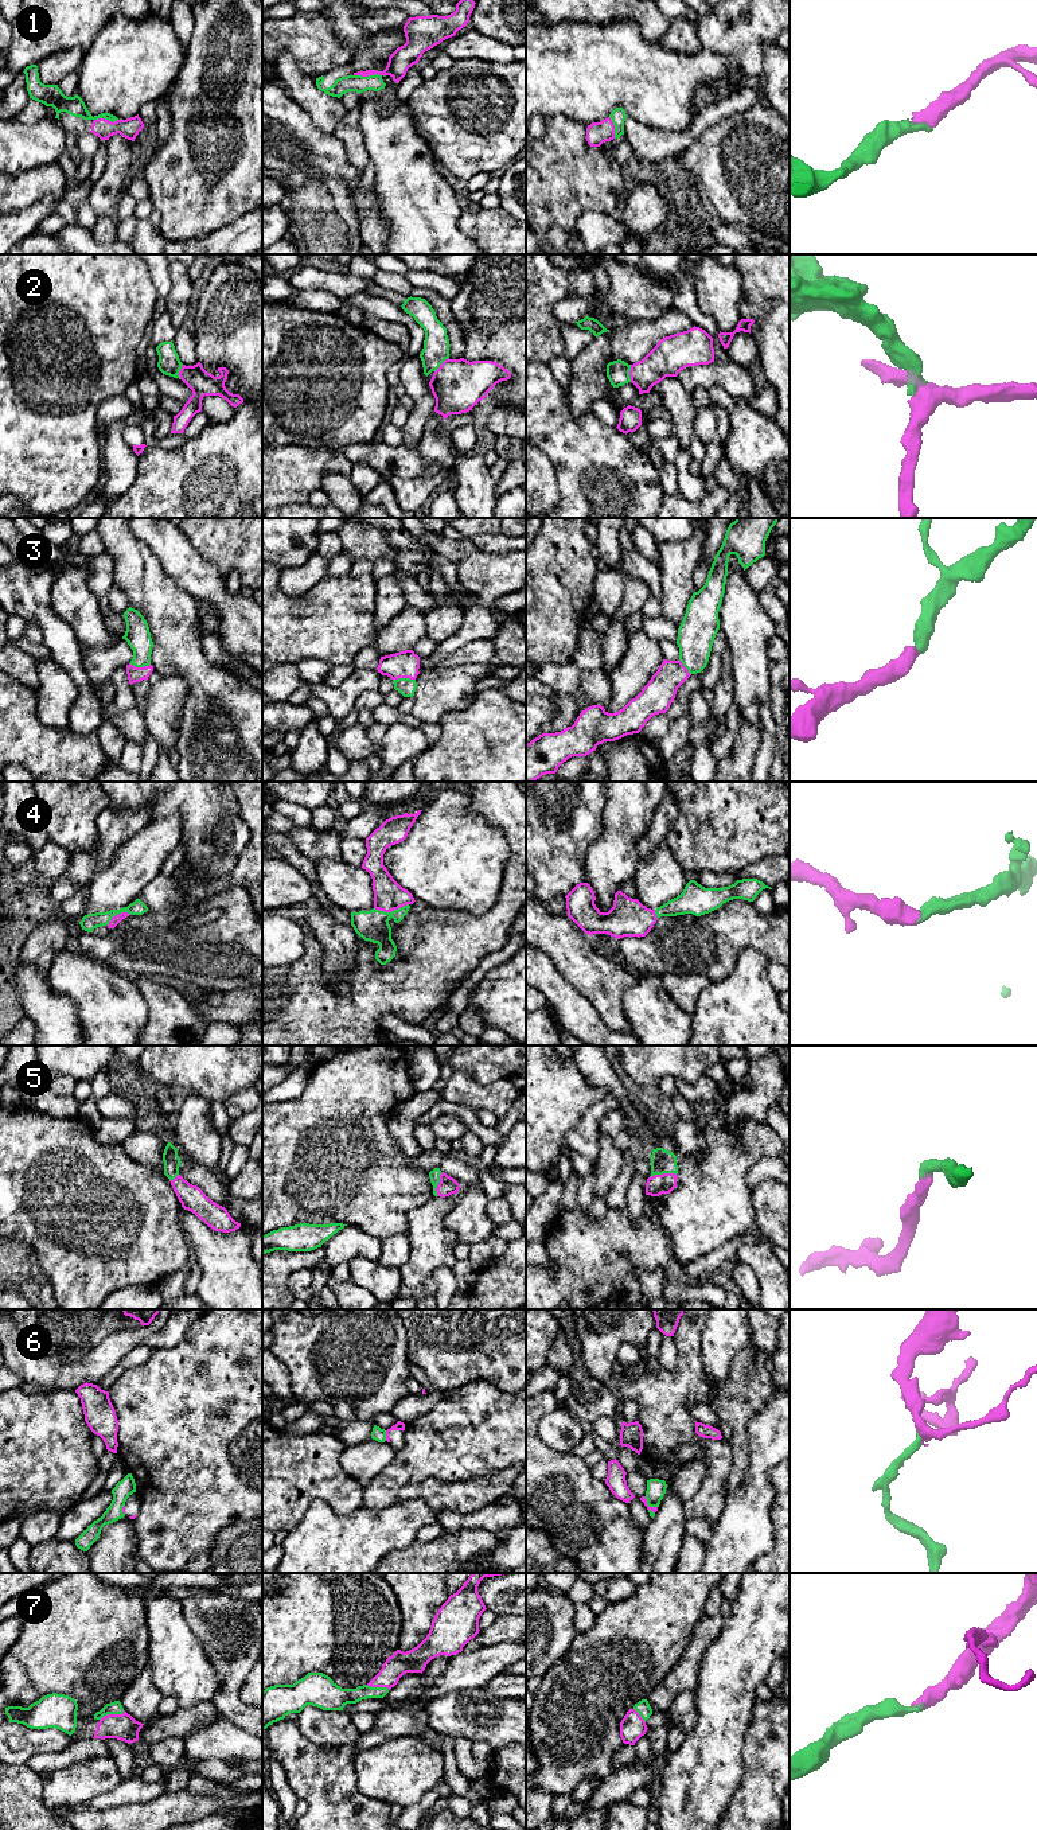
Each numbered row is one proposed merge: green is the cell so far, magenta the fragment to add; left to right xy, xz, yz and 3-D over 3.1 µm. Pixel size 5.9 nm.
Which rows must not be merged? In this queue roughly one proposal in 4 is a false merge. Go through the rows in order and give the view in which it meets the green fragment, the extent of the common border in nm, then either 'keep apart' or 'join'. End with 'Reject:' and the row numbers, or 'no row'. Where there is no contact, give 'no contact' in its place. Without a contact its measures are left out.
1: xz | 170 nm | join
2: yz | 100 nm | join
3: xz | 140 nm | join
4: xz | 220 nm | join
5: yz | 160 nm | join
6: xz | 60 nm | keep apart
7: xy | 160 nm | join
Reject: 6

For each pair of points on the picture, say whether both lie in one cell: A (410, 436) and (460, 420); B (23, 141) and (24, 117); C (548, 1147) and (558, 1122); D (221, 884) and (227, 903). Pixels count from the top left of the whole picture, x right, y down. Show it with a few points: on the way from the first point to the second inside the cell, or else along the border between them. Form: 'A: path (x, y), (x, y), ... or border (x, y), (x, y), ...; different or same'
A: border (433, 411), (425, 424), (421, 440), (414, 448); different
B: border (47, 116), (32, 123), (19, 123), (15, 119); different
C: path (548, 1141), (548, 1135), (553, 1128); same
D: border (248, 891), (240, 887), (230, 887), (194, 903); different

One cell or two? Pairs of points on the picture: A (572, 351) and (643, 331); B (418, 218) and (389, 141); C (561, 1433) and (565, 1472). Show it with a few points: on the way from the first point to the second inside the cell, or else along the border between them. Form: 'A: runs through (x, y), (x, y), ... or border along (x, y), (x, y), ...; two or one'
A: border along (596, 338), (570, 362); two
B: runs through (414, 199), (402, 160); one
C: border along (540, 1435), (549, 1447), (566, 1453); two

